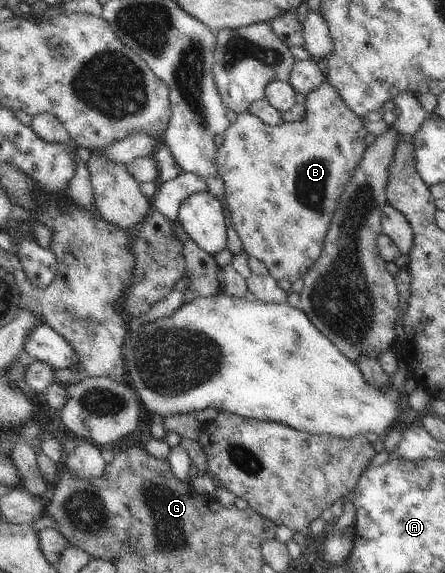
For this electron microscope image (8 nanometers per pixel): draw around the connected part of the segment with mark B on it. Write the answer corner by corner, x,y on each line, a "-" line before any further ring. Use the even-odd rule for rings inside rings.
325,80
321,84
321,87
318,87
314,92
306,95
304,106
305,117
301,121
284,121
276,126
266,124
249,111
239,114
236,120
226,129
225,134
219,142
219,148
216,151
217,169
219,175
223,178
225,186
224,197
227,203
226,205
231,212
232,226
241,238
243,250
250,257
256,257
259,261
262,261
267,266
269,275
273,276
277,281
279,281
279,279
286,279
291,283
297,281
297,279
304,279
307,272
311,269
311,266
318,260
334,213
336,212
336,207
340,202
340,197
350,184
356,167
361,163
365,150
369,147
365,142
365,137
367,137
369,130
362,122
362,118
355,115
355,113
346,106
337,88
334,88
334,85
330,84
329,80

